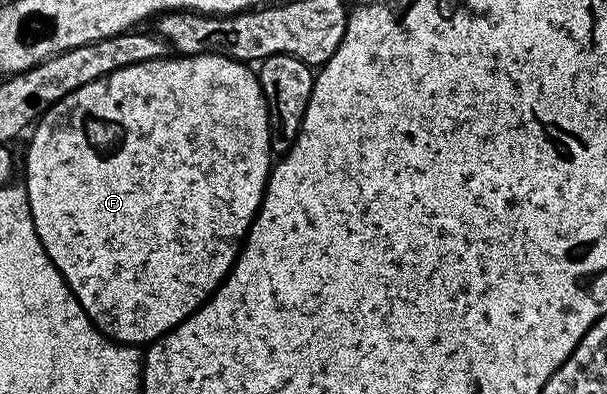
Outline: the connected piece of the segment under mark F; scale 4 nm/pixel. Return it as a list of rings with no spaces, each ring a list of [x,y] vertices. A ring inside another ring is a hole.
[[[213,52],[200,56],[171,54],[162,60],[137,62],[133,66],[113,70],[107,76],[73,90],[43,113],[30,133],[25,187],[33,226],[49,258],[71,287],[77,302],[81,302],[91,323],[112,340],[136,346],[150,345],[151,341],[170,332],[183,319],[196,312],[235,265],[235,258],[263,202],[267,178],[273,167],[267,103],[258,75],[247,68],[250,67],[244,61],[216,56]]]

